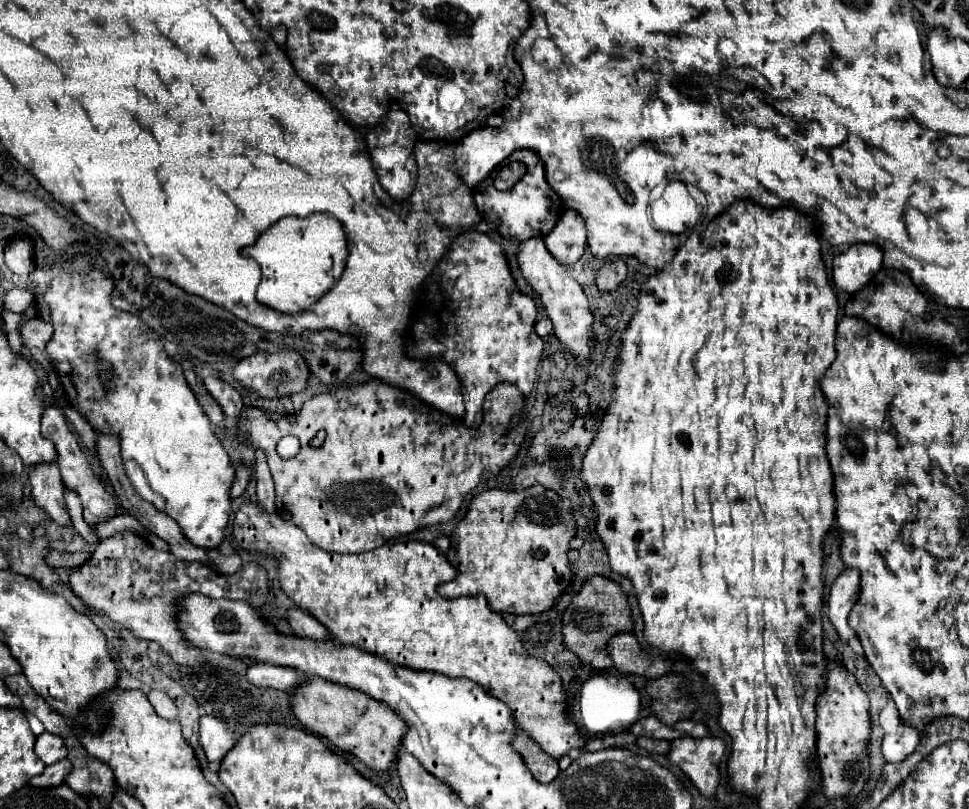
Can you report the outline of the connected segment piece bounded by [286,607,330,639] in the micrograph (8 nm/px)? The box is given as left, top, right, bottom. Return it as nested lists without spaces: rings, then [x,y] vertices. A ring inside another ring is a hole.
[[[298,607],[286,609],[286,621],[296,635],[310,637],[310,639],[328,639],[330,637],[328,631],[324,629],[324,625],[320,625],[312,615],[304,613]]]

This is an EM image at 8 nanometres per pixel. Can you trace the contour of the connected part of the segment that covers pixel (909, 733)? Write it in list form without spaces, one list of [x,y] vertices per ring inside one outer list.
[[[902,727],[894,735],[886,735],[882,741],[882,753],[888,763],[902,763],[906,761],[918,747],[920,737],[914,729]]]

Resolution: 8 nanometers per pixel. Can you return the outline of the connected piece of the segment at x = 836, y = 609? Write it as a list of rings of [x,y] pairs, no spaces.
[[[844,569],[840,577],[834,581],[830,595],[828,595],[828,619],[832,621],[838,635],[848,641],[854,637],[854,631],[848,625],[848,615],[856,605],[860,595],[860,571],[858,569]]]

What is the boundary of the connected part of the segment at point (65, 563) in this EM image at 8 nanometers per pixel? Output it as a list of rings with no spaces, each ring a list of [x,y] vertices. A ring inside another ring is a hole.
[[[50,549],[44,555],[44,561],[50,567],[76,567],[76,565],[82,565],[88,557],[90,557],[88,553],[66,553],[66,551],[54,551],[54,549]]]

